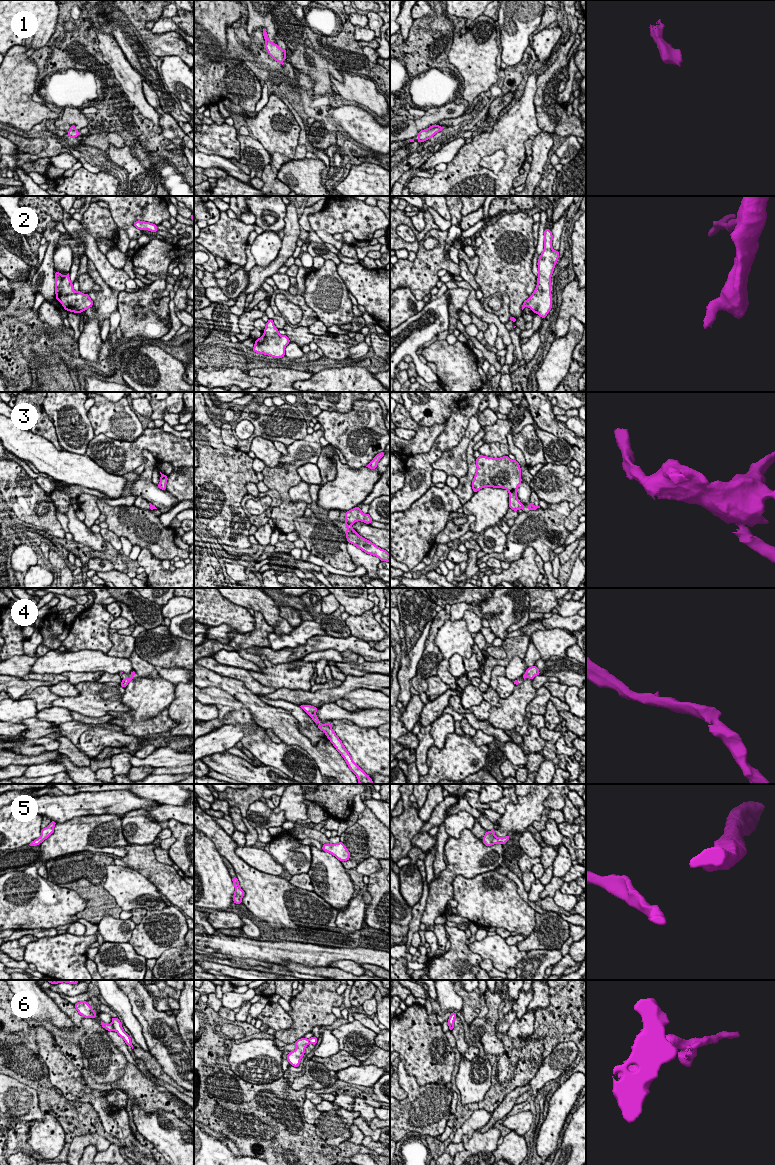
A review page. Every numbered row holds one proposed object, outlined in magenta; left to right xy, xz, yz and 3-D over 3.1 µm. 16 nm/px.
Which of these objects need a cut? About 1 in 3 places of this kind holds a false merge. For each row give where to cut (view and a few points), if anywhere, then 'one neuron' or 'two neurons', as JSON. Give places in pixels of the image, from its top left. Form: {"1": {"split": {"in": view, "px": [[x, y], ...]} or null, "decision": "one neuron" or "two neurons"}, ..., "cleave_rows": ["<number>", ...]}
{"1": {"split": null, "decision": "one neuron"}, "2": {"split": null, "decision": "one neuron"}, "3": {"split": {"in": "xz", "px": [[346, 523], [350, 525]]}, "decision": "two neurons"}, "4": {"split": null, "decision": "one neuron"}, "5": {"split": null, "decision": "one neuron"}, "6": {"split": {"in": "xy", "px": [[112, 1024], [114, 1029]]}, "decision": "two neurons"}, "cleave_rows": ["3", "6"]}

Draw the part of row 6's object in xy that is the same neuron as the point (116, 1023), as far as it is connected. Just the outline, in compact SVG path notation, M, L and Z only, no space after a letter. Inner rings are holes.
M111 1017L111 1020L112 1020L112 1025L113 1025L114 1031L116 1031L116 1032L118 1033L118 1035L124 1039L124 1041L125 1041L125 1043L127 1044L127 1046L131 1046L132 1049L133 1049L133 1045L132 1045L132 1043L131 1043L131 1038L130 1038L130 1036L123 1030L122 1024L121 1024L121 1022L120 1022L120 1019Z

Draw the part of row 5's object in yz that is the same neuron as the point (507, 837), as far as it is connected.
M491 830L485 833L485 836L483 837L482 841L486 846L491 846L497 843L505 844L510 838L510 835L507 835L503 838L496 837L495 836L495 830Z

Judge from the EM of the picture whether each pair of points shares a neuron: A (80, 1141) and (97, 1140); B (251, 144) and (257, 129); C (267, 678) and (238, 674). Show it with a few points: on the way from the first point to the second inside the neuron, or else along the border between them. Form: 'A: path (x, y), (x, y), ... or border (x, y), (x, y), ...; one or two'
A: path (84, 1140), (93, 1140); one
B: border (251, 135), (269, 153); two
C: border (247, 670), (263, 685), (272, 687); two

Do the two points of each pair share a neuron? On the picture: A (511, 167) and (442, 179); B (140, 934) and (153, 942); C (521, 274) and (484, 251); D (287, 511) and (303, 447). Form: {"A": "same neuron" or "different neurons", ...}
{"A": "same neuron", "B": "same neuron", "C": "same neuron", "D": "same neuron"}

